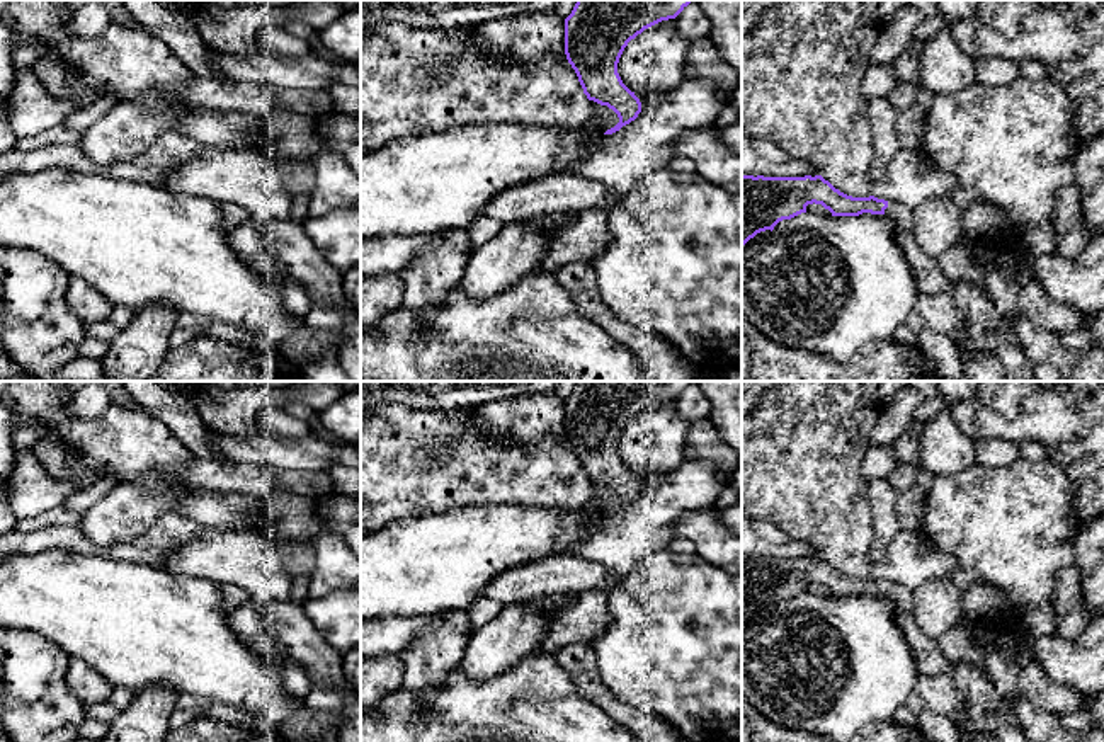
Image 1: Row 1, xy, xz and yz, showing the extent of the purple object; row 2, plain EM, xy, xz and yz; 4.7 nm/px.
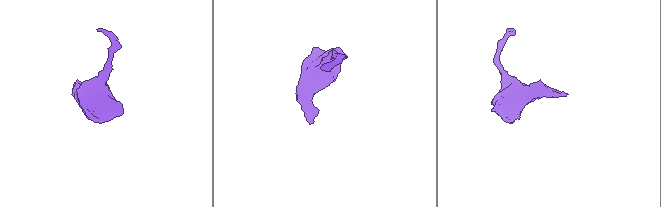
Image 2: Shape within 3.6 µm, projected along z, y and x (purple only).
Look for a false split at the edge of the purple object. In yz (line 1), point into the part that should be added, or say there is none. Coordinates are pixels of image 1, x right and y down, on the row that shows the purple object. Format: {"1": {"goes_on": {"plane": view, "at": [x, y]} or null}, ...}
{"1": {"goes_on": {"plane": "yz", "at": [902, 215]}}}

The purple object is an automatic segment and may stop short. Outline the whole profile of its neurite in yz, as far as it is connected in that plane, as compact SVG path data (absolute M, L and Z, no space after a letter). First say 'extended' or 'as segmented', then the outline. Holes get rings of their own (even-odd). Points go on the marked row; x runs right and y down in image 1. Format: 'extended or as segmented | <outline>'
extended | M742 174L742 248L757 233L772 231L779 221L806 213L806 206L813 203L822 204L832 216L886 214L898 230L913 233L912 208L874 196L847 196L822 175L754 177Z

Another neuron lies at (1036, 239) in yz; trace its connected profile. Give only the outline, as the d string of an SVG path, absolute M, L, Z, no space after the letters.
M1050 221L1031 223L1016 233L1016 245L1034 259L1044 254L1055 254L1056 237Z

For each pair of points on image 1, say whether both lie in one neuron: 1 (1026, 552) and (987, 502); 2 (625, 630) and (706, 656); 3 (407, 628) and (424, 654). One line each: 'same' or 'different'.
1: same
2: same
3: different

